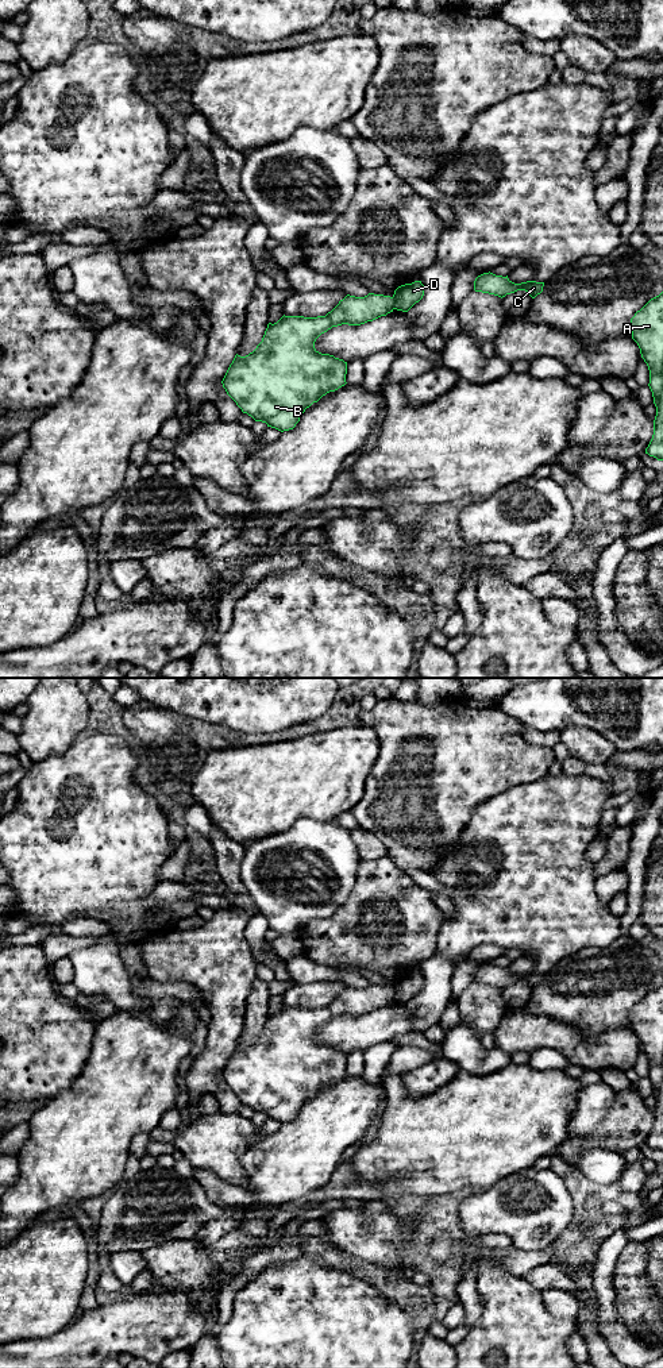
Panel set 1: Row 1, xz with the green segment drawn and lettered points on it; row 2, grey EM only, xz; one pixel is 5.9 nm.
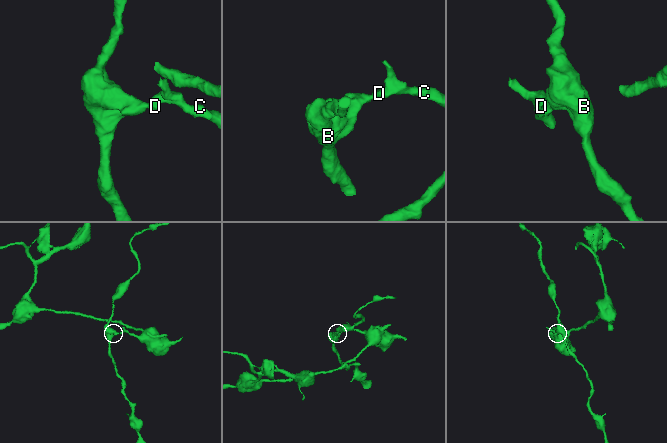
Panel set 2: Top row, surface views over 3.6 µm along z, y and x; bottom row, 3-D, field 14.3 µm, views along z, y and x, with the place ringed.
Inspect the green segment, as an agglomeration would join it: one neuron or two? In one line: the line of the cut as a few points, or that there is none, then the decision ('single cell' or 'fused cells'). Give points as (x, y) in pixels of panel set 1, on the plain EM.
cut in xz along (392, 989), (394, 1000); fused cells

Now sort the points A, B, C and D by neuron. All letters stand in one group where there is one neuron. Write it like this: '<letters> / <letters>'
A C D / B

